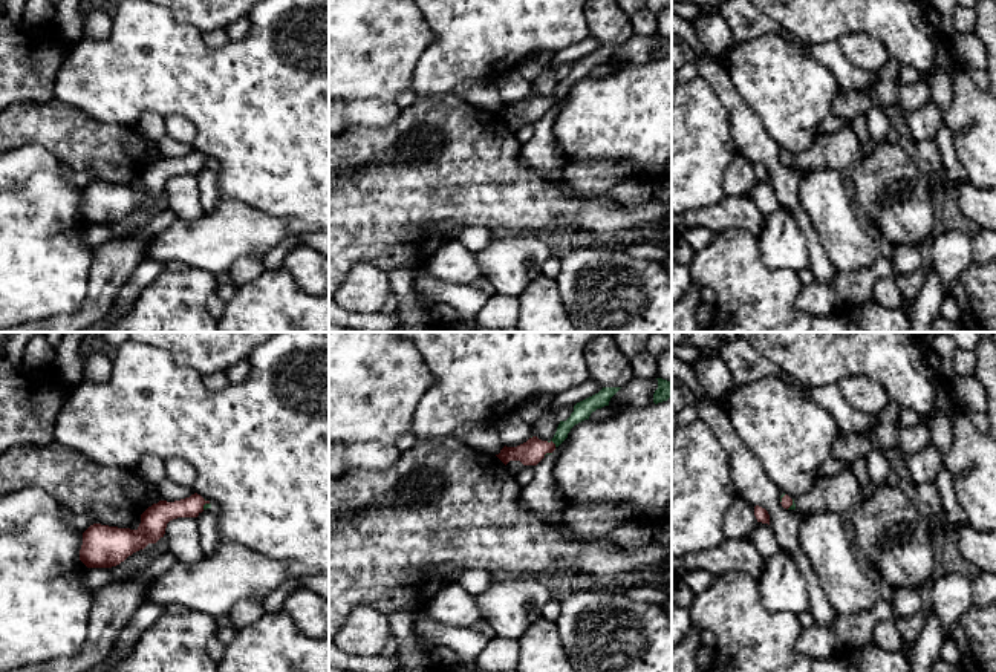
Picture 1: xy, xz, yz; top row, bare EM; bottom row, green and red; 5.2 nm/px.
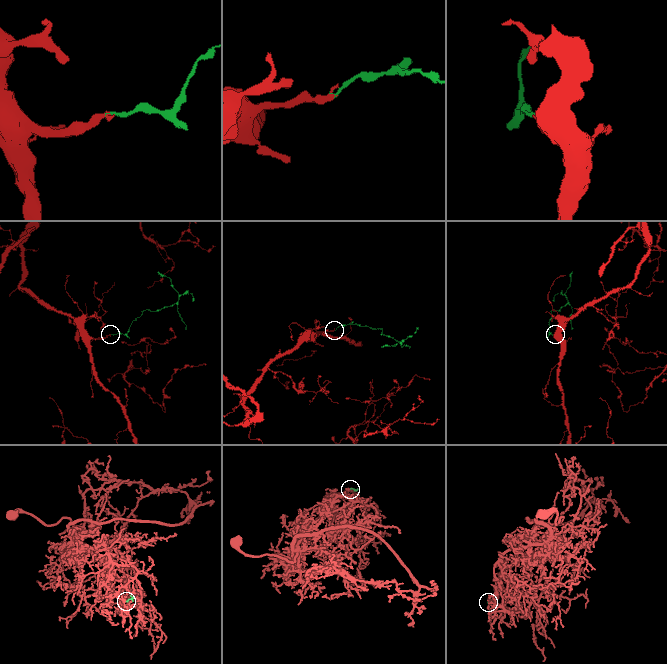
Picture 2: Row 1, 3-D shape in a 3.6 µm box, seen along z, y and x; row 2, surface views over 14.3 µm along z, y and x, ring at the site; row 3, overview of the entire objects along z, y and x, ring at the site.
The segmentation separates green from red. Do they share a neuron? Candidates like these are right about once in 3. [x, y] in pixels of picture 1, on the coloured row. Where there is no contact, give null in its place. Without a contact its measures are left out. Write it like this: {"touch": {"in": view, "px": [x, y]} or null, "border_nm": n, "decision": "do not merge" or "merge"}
{"touch": {"in": "xz", "px": [551, 440]}, "border_nm": 60, "decision": "merge"}

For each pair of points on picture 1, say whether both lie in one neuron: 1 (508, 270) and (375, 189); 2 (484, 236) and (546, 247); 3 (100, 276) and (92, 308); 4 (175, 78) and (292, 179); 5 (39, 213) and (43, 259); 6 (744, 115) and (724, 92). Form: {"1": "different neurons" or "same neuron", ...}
{"1": "different neurons", "2": "different neurons", "3": "same neuron", "4": "same neuron", "5": "same neuron", "6": "same neuron"}

